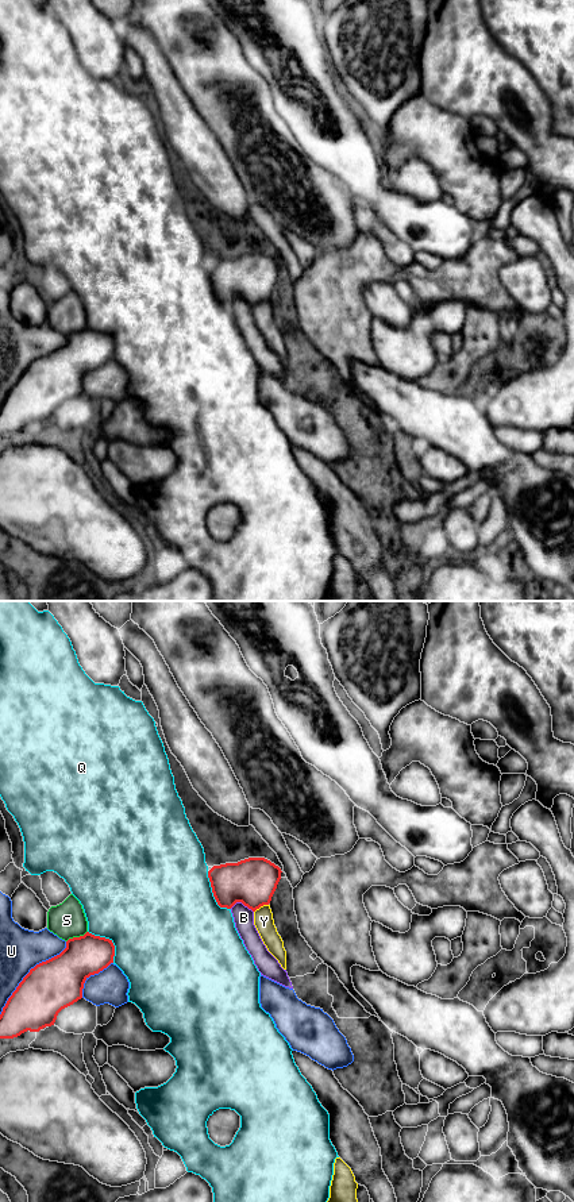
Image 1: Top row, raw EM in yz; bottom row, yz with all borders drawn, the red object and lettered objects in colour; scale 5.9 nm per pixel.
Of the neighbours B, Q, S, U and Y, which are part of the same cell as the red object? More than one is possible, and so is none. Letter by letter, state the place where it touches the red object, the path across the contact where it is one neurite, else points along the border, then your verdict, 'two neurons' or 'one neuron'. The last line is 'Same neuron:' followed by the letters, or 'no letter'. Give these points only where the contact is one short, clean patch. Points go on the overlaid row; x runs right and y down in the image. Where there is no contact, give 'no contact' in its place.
B: meets red in yz at (242, 902); two neurons
Q: meets red in yz at (214, 894); two neurons
S: meets red in yz at (76, 937); two neurons
U: meets red in yz at (29, 973); two neurons
Y: meets red in yz at (261, 905); two neurons
Same neuron: no letter

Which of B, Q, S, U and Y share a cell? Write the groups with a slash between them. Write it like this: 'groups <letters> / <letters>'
groups B / Q / S / U / Y

